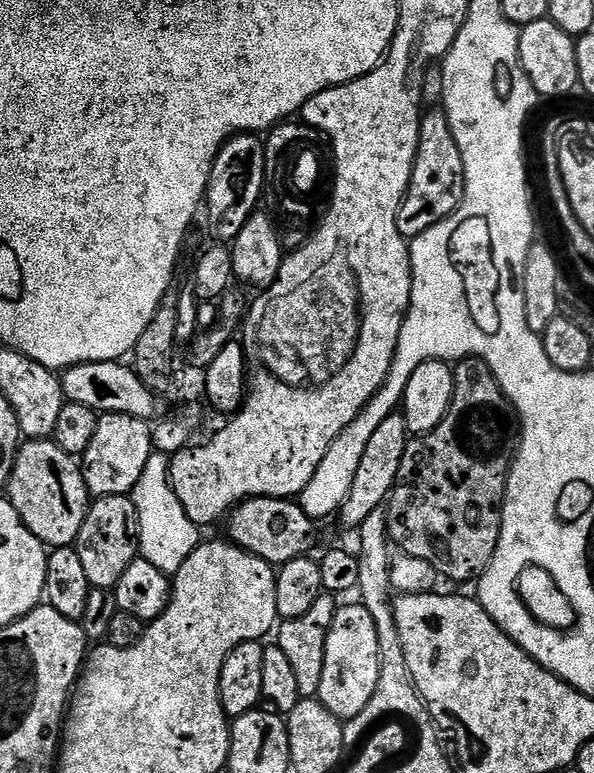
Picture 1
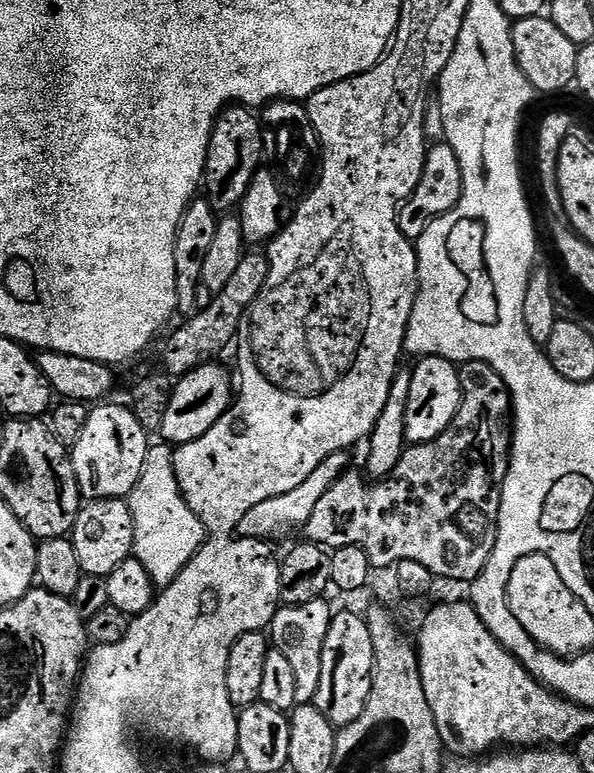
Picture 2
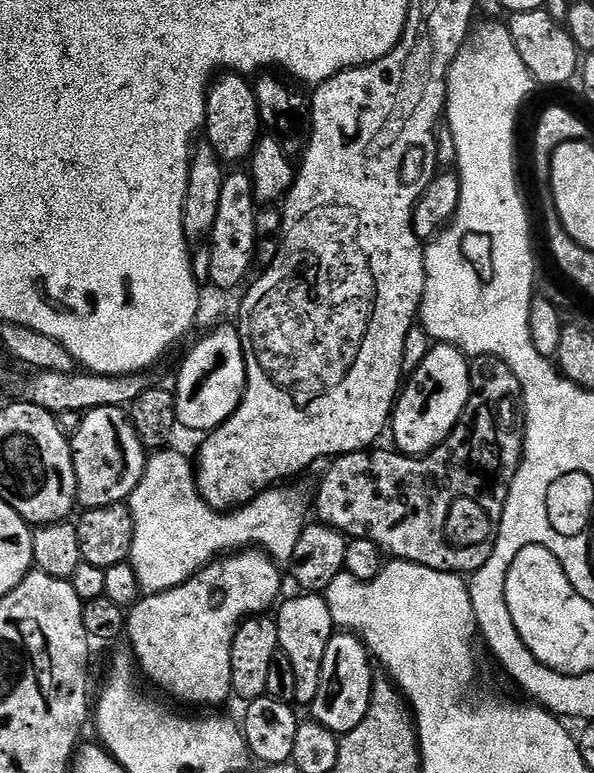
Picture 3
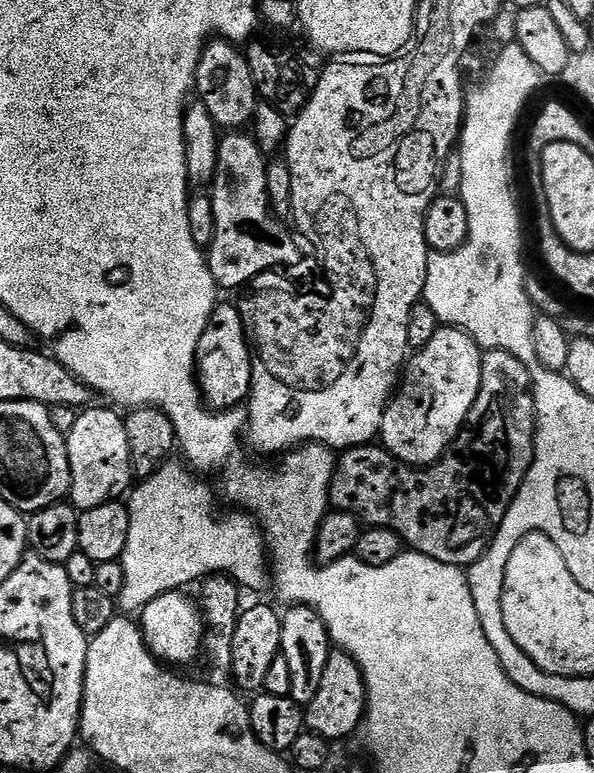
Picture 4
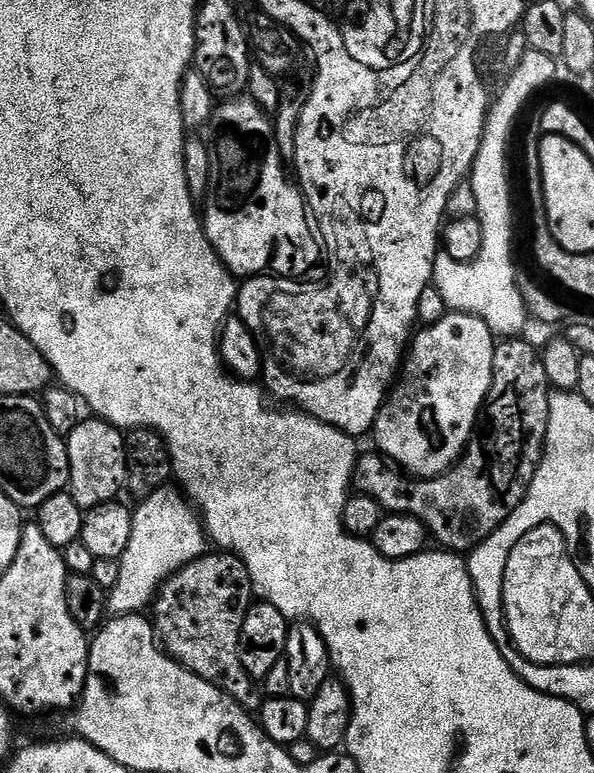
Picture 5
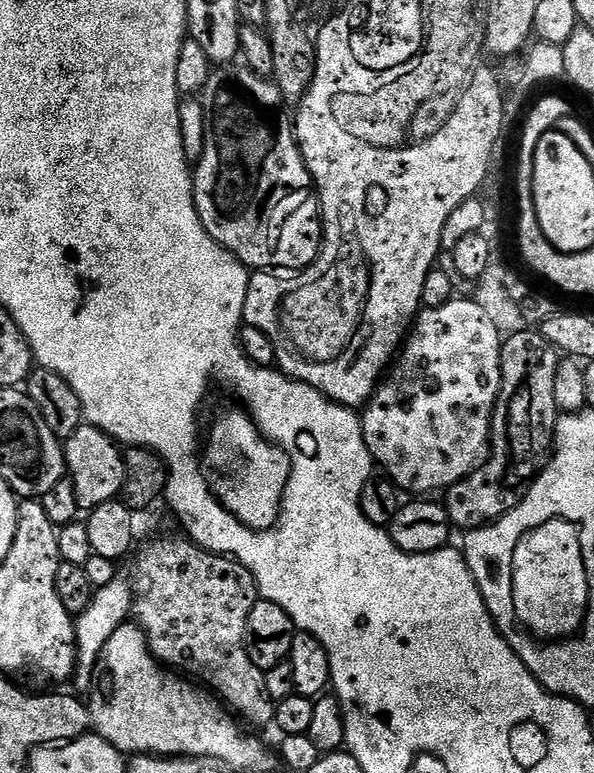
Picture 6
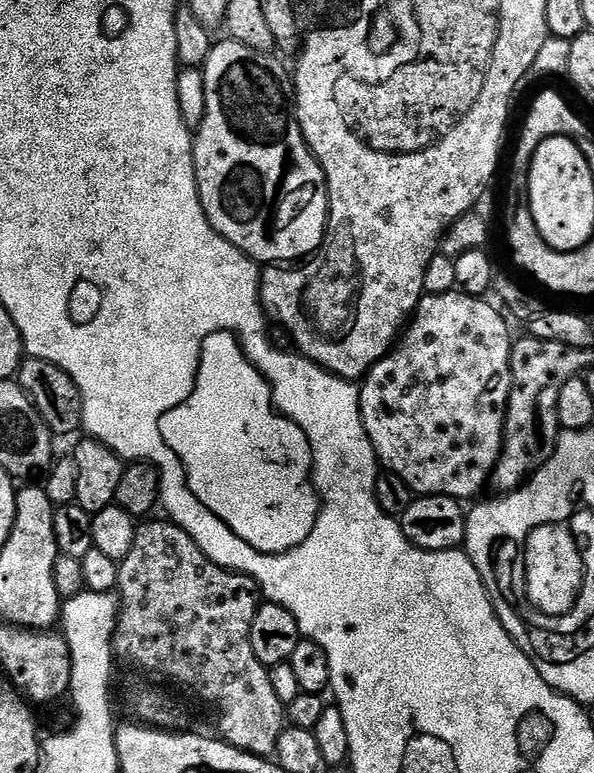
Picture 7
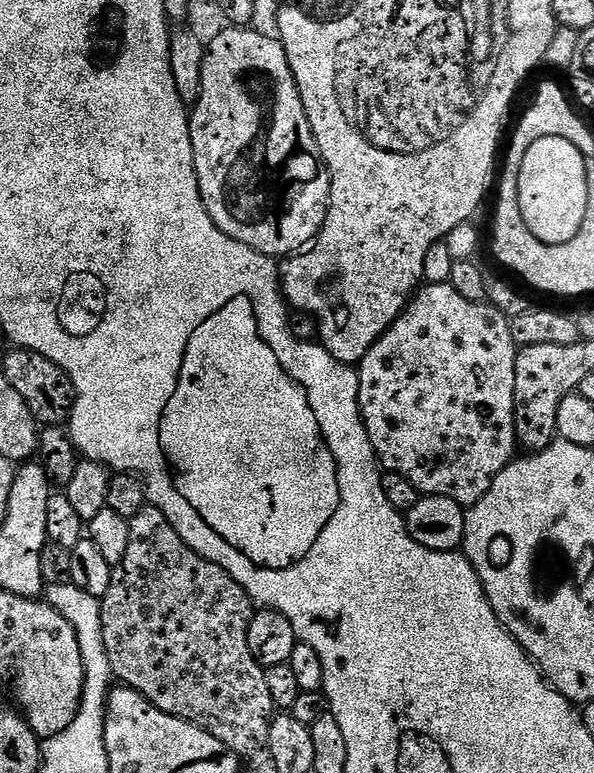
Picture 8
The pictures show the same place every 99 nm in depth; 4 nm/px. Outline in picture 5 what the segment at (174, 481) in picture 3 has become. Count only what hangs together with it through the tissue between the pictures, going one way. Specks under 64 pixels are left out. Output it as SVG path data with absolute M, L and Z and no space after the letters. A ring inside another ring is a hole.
M175 487L159 488L137 504L132 514L130 546L120 556L118 582L108 594L108 611L118 616L143 613L144 607L155 601L161 584L179 568L205 555L210 544L197 509Z

